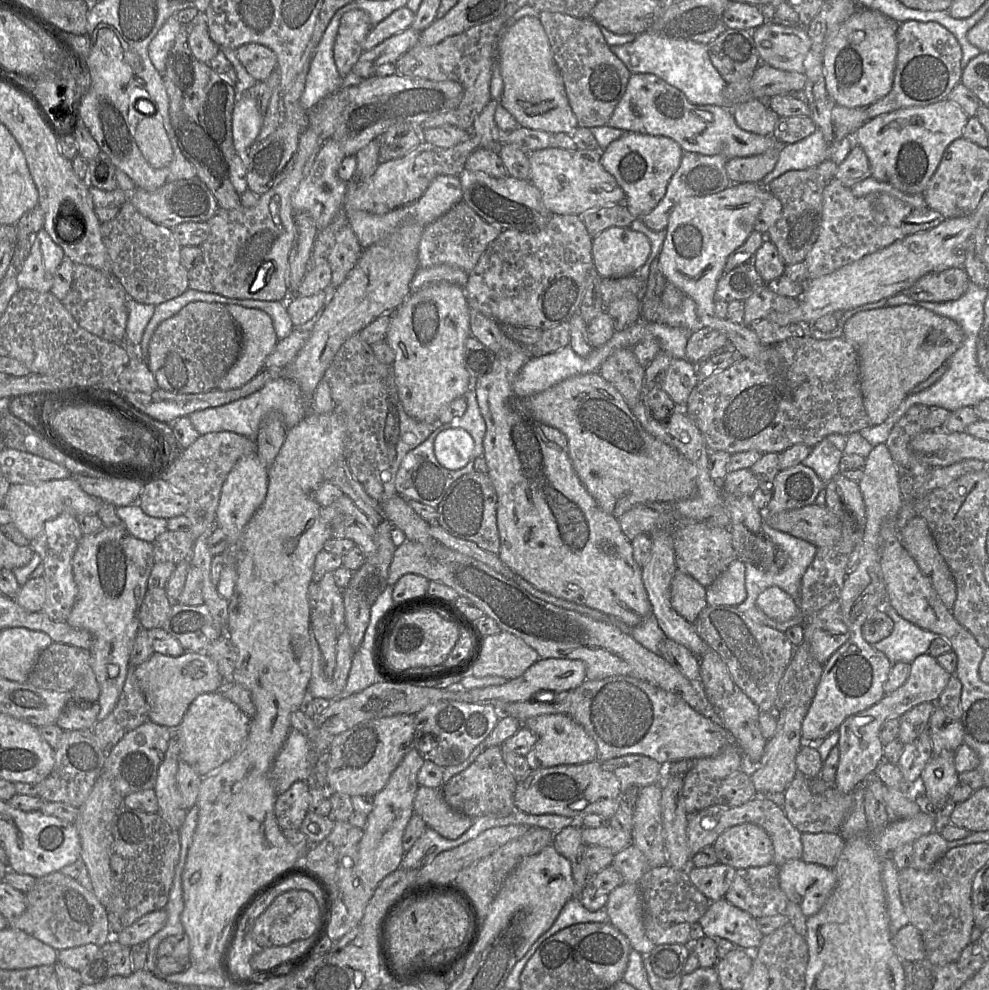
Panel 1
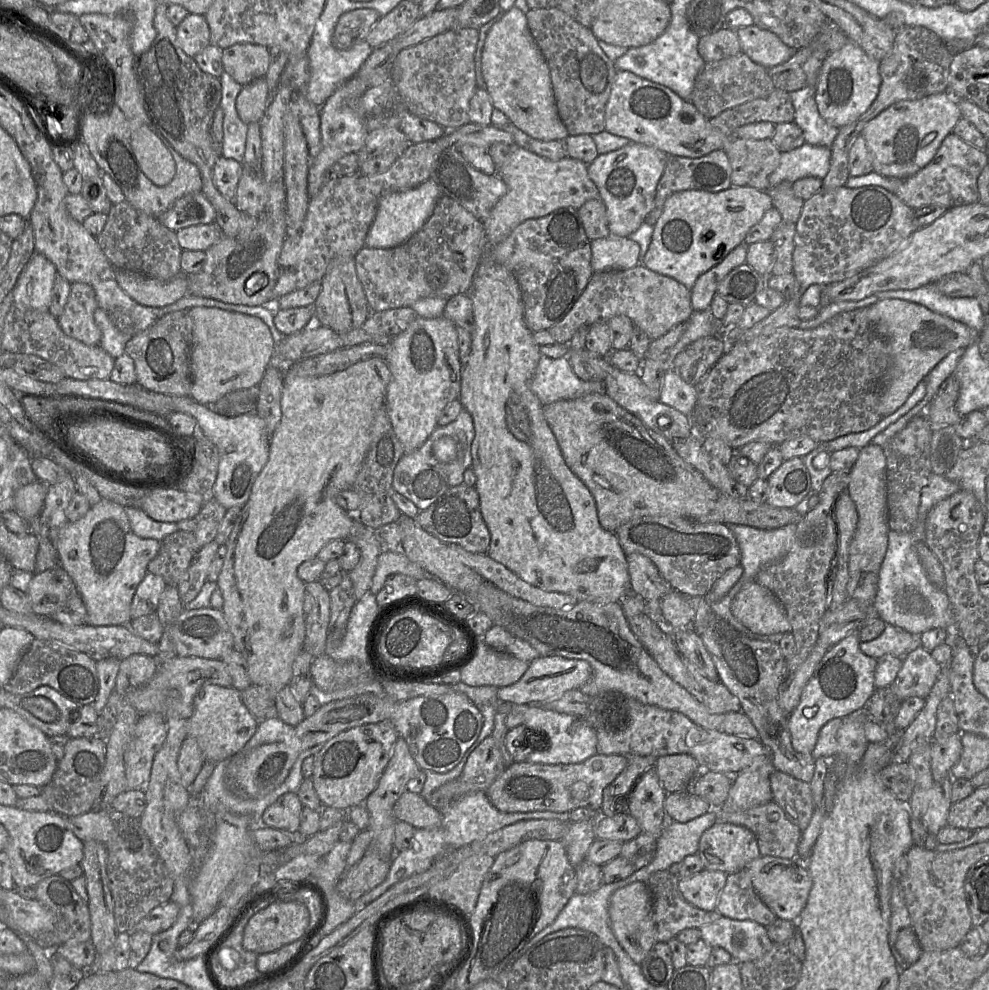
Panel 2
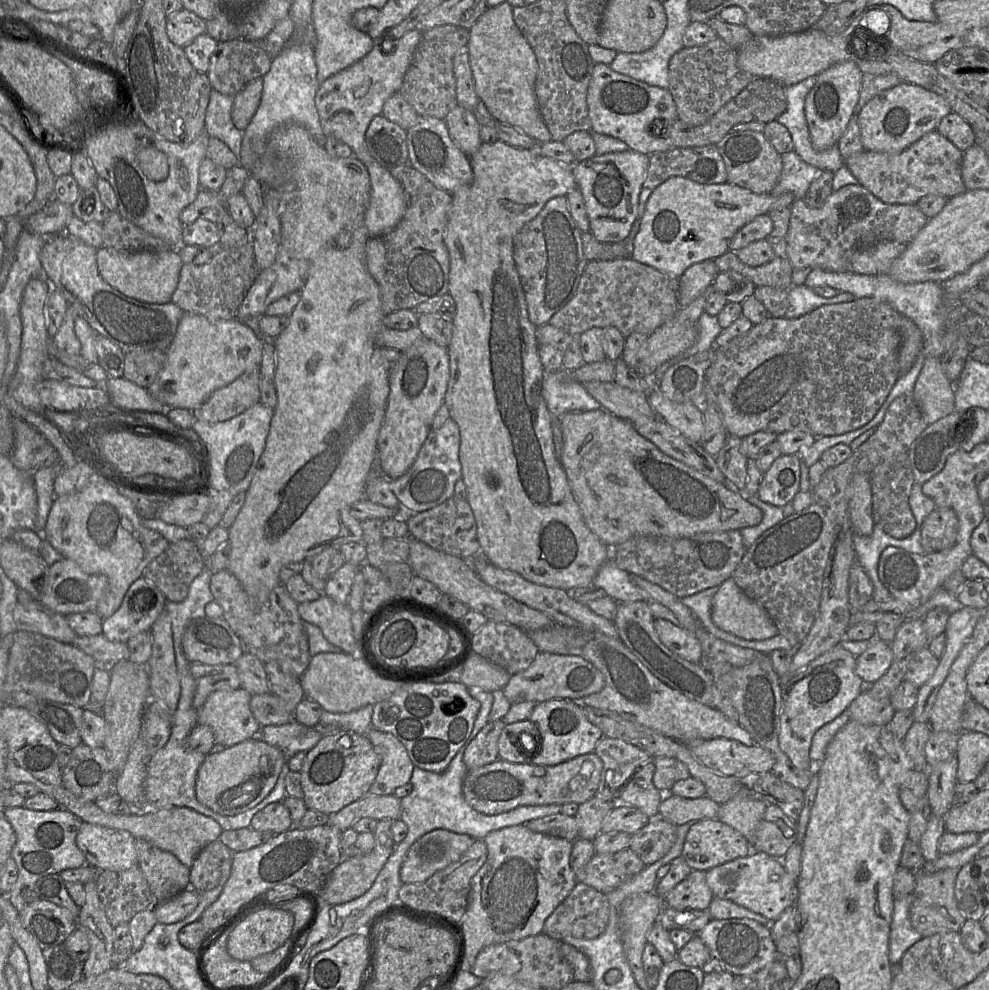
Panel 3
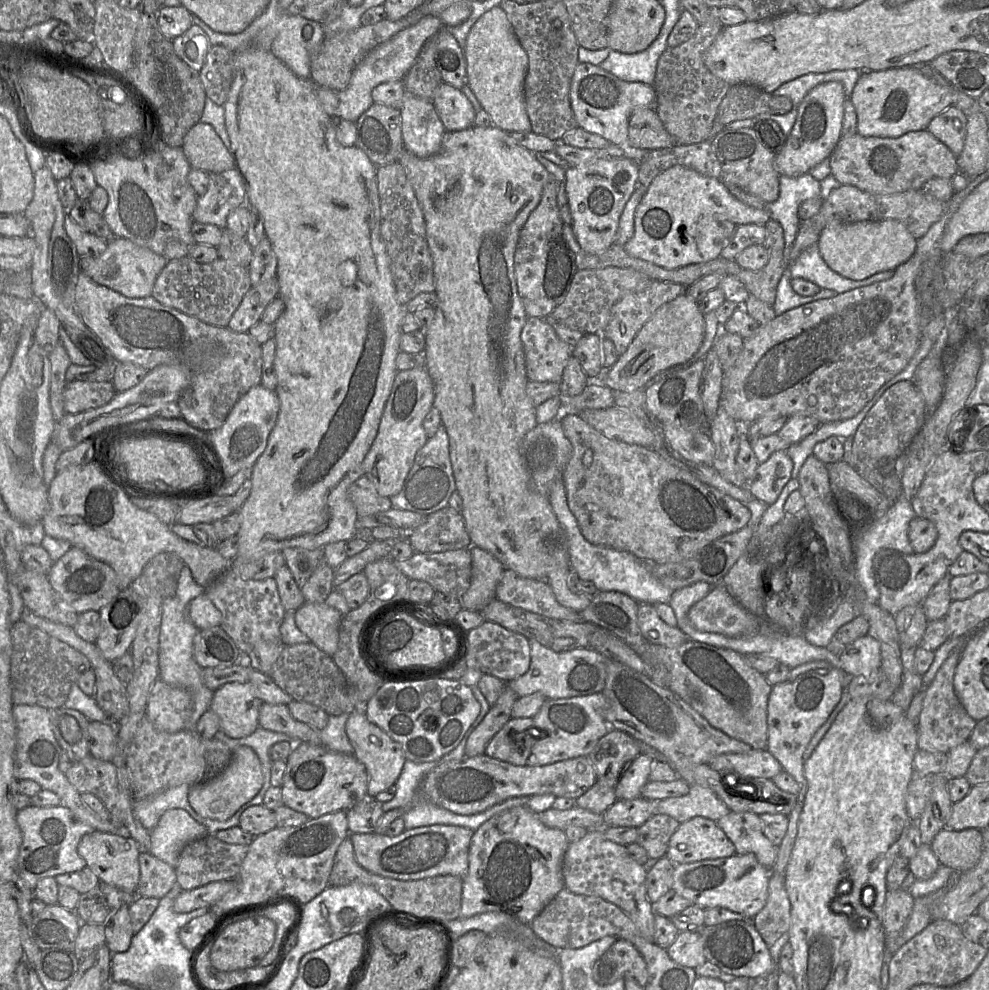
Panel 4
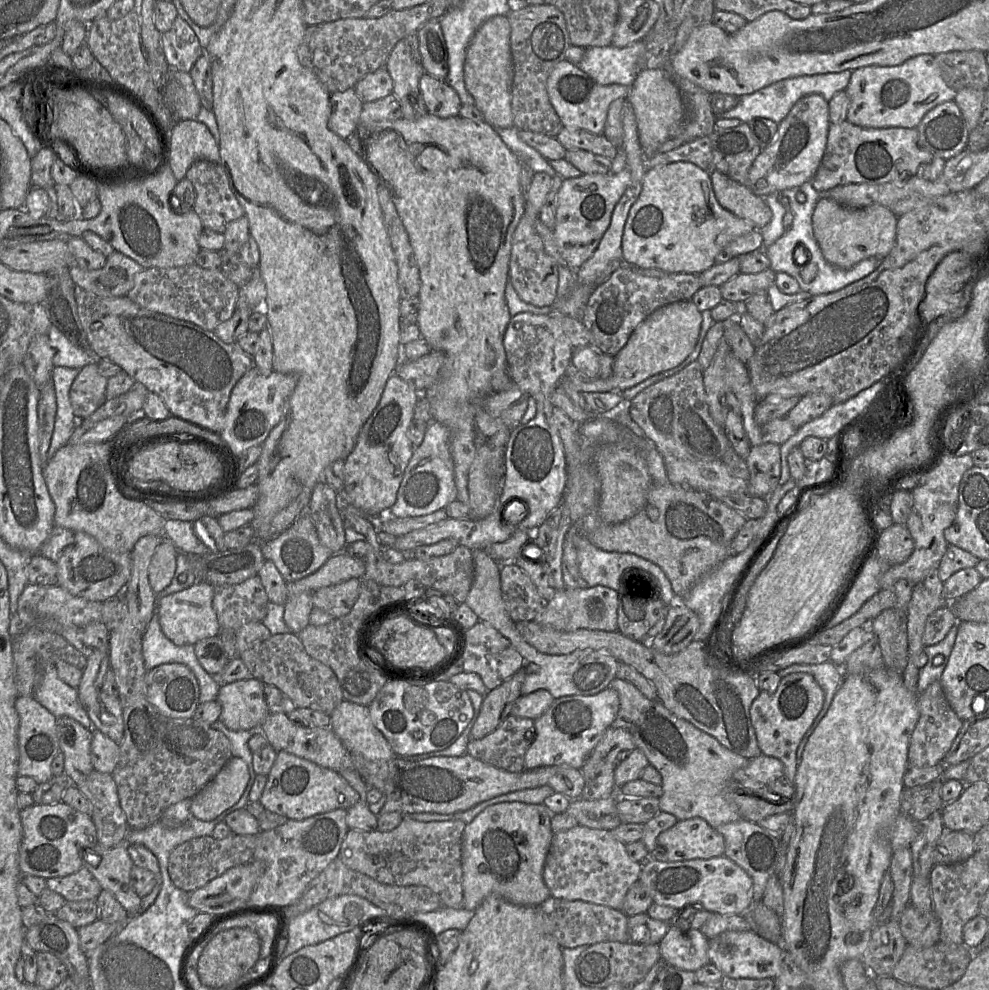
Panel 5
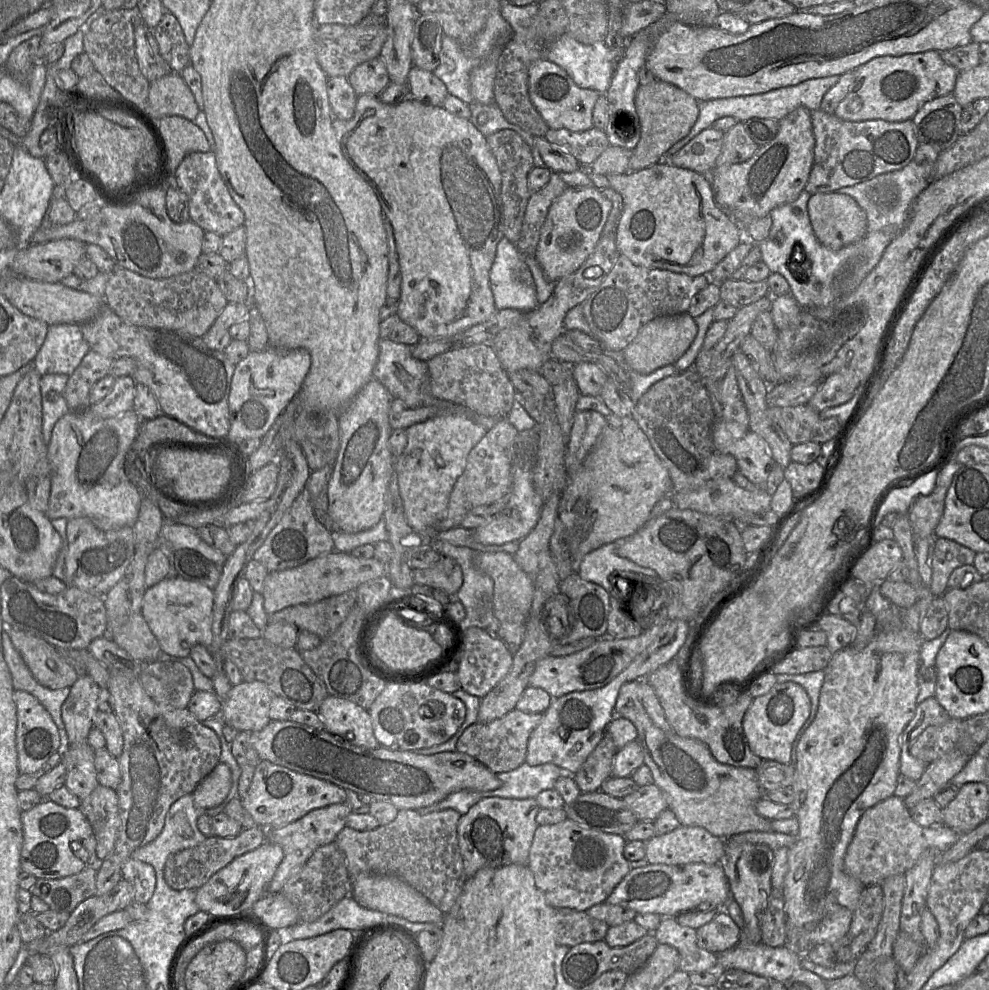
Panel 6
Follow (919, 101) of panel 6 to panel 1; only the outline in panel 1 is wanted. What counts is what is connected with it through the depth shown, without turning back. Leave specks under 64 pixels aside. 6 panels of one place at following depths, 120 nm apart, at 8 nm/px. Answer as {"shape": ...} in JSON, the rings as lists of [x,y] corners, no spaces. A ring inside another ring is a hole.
{"shape":[[[946,98],[926,106],[901,108],[868,120],[856,131],[853,140],[864,150],[873,178],[907,194],[922,194],[947,147],[963,137],[969,118],[959,105]]]}

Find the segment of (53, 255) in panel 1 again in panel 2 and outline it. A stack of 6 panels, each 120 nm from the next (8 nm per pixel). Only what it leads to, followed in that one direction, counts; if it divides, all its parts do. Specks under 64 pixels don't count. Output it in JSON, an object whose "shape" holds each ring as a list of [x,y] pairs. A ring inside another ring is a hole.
{"shape":[[[35,252],[12,289],[14,305],[19,309],[49,310],[56,276],[55,265]]]}

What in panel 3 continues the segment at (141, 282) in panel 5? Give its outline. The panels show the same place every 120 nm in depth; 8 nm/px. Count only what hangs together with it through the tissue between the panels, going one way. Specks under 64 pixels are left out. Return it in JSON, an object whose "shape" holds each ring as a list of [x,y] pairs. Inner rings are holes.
{"shape":[[[252,238],[249,243],[238,248],[214,250],[211,260],[206,264],[183,264],[171,303],[184,312],[199,314],[211,320],[236,319],[242,302],[260,272],[254,258]]]}

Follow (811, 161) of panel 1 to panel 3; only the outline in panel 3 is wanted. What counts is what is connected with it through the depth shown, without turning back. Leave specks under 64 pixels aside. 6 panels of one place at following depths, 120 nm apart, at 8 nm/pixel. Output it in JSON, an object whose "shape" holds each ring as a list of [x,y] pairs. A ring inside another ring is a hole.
{"shape":[[[794,150],[782,154],[781,158],[782,172],[772,194],[791,192],[795,200],[804,199],[812,182],[819,179],[824,171],[805,162]]]}

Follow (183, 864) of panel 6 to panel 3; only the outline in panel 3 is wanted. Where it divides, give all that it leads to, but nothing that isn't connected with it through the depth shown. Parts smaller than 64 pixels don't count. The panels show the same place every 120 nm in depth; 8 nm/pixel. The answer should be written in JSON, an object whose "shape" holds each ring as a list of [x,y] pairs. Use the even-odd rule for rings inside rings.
{"shape":[[[213,841],[204,847],[190,867],[190,887],[197,892],[217,887],[221,876],[221,862],[228,855],[229,851],[221,842]]]}

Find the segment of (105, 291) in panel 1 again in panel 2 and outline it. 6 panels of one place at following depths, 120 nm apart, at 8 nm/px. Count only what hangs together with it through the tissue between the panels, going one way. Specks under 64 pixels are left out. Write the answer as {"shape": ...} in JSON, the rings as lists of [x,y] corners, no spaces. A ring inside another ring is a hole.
{"shape":[[[82,282],[72,283],[70,295],[58,324],[62,331],[88,346],[99,345],[101,331],[94,314],[98,303],[93,287]]]}

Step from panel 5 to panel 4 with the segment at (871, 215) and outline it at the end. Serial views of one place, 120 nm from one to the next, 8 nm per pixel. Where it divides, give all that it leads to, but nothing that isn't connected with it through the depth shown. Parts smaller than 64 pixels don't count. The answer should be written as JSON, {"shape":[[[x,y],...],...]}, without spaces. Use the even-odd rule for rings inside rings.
{"shape":[[[897,220],[832,221],[820,232],[818,248],[831,270],[851,280],[862,280],[879,272],[893,272],[916,252],[916,242],[906,226]]]}

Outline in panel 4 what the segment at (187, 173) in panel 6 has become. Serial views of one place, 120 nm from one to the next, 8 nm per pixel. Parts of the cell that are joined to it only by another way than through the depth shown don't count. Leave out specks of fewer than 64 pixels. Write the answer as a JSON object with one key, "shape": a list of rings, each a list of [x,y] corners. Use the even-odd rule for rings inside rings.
{"shape":[[[237,168],[220,173],[208,173],[207,191],[197,197],[192,214],[194,222],[226,227],[229,214],[246,203],[246,186]]]}

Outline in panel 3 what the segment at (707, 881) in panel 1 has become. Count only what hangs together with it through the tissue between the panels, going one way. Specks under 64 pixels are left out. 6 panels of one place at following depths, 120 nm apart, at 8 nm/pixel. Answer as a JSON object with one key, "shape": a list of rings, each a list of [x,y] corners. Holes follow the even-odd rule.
{"shape":[[[693,870],[665,896],[663,903],[676,910],[708,910],[714,895],[706,882],[706,871]]]}

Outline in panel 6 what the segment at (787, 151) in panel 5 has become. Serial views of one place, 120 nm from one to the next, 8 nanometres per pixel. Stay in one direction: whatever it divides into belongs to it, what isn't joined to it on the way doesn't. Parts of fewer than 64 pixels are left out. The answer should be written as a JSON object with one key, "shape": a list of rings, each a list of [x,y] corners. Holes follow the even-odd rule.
{"shape":[[[804,107],[797,108],[780,121],[775,138],[760,146],[748,160],[711,171],[714,198],[723,210],[738,210],[761,218],[777,206],[796,200],[805,188],[814,162],[815,138],[810,113]]]}

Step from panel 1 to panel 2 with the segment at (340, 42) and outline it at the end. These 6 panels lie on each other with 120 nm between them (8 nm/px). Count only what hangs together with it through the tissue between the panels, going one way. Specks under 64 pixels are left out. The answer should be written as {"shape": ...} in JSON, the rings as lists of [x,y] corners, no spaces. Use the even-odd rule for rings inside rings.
{"shape":[[[355,9],[340,16],[332,37],[332,44],[338,50],[347,50],[366,39],[374,25],[381,18],[373,9]]]}

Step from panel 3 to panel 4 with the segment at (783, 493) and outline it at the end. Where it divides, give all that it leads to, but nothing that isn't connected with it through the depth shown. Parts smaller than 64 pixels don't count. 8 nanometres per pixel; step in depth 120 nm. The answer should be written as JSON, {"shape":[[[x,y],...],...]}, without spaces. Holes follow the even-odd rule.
{"shape":[[[776,451],[760,463],[752,481],[746,483],[753,498],[771,505],[791,479],[793,462],[785,451]]]}

